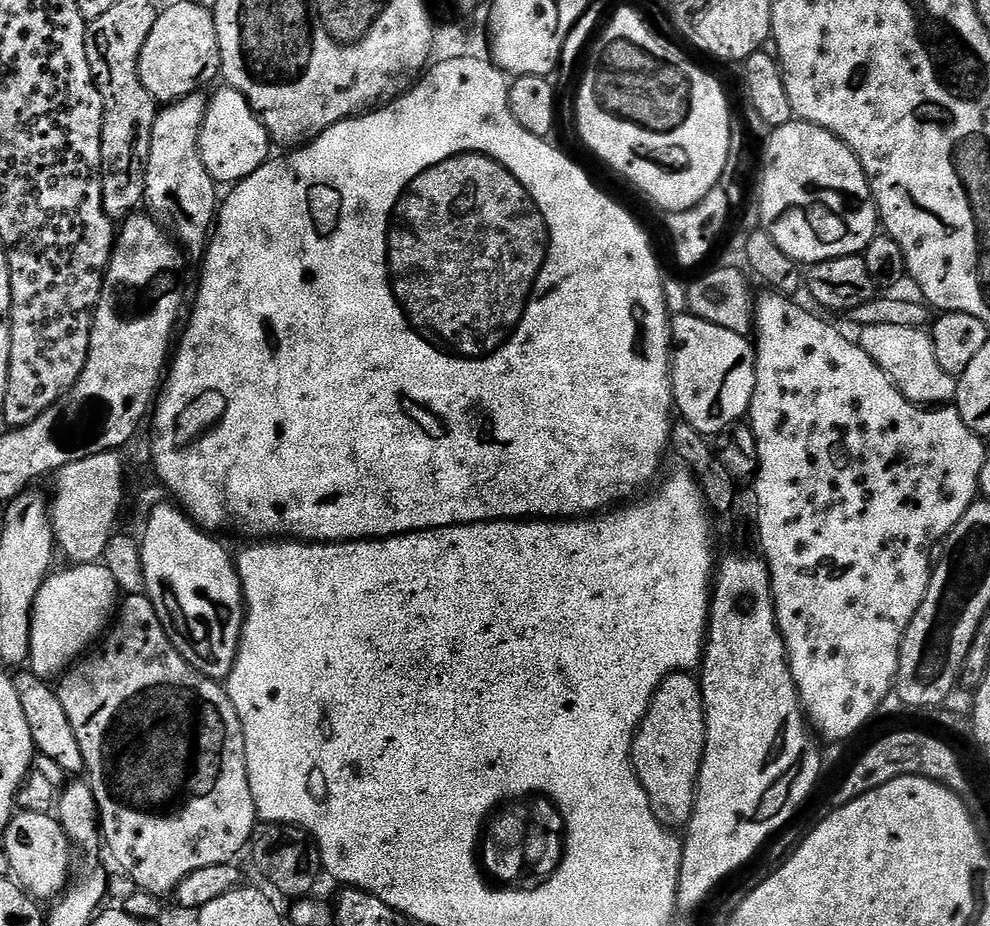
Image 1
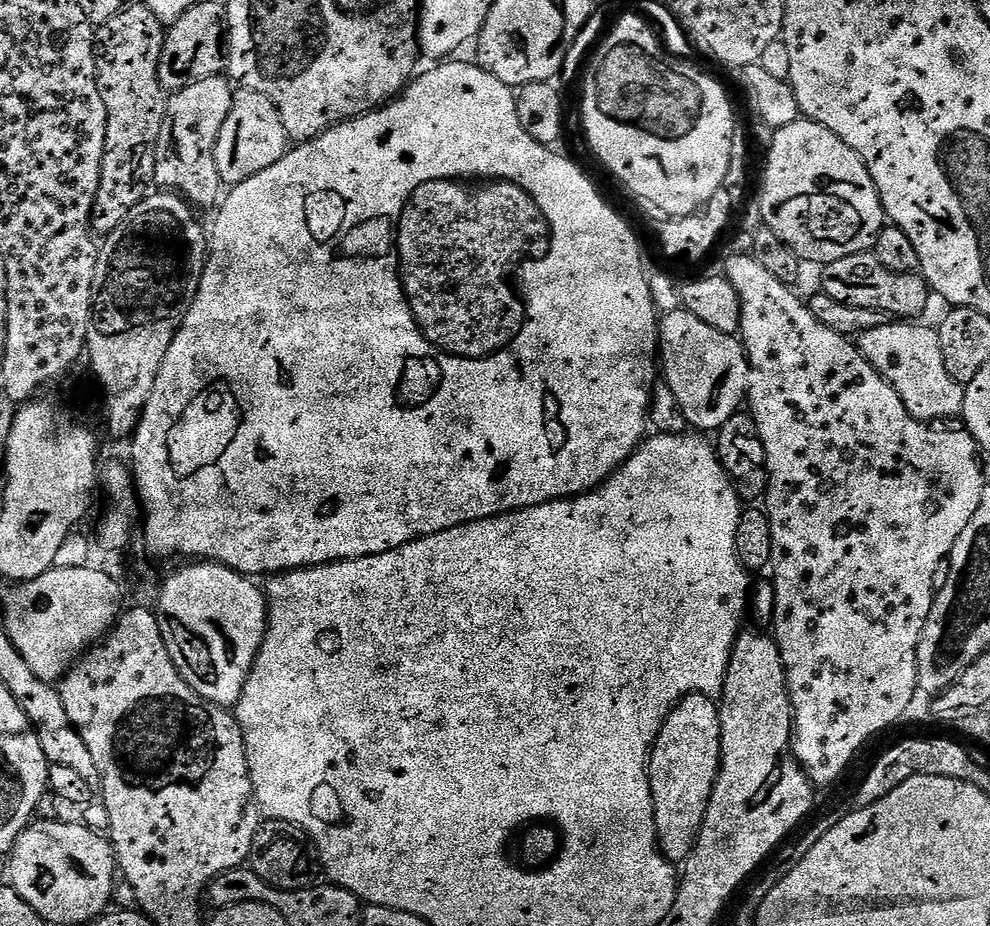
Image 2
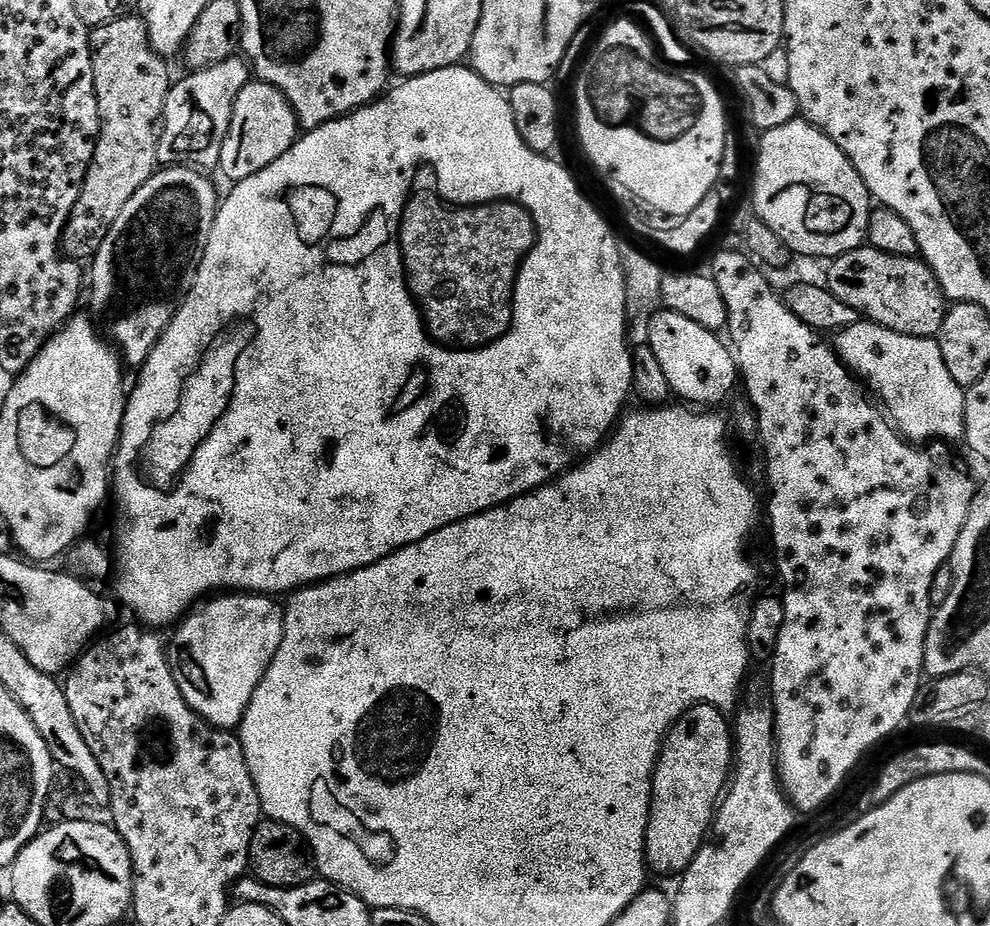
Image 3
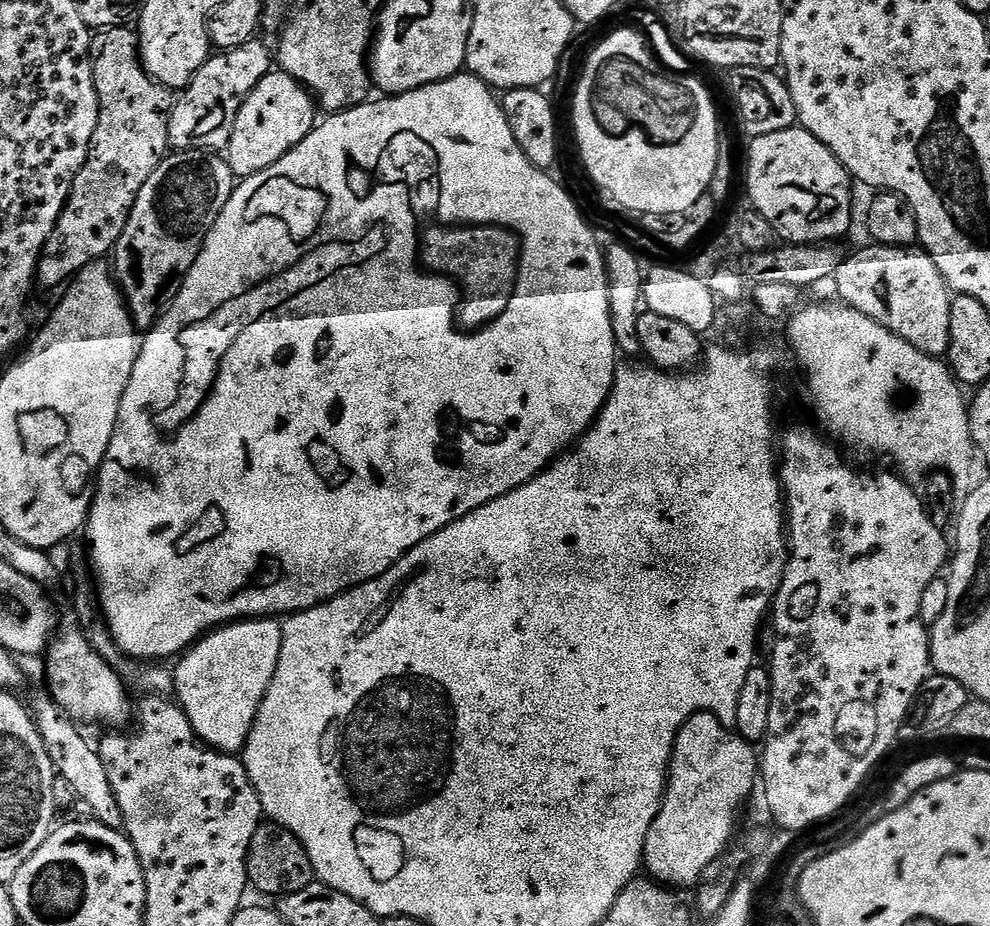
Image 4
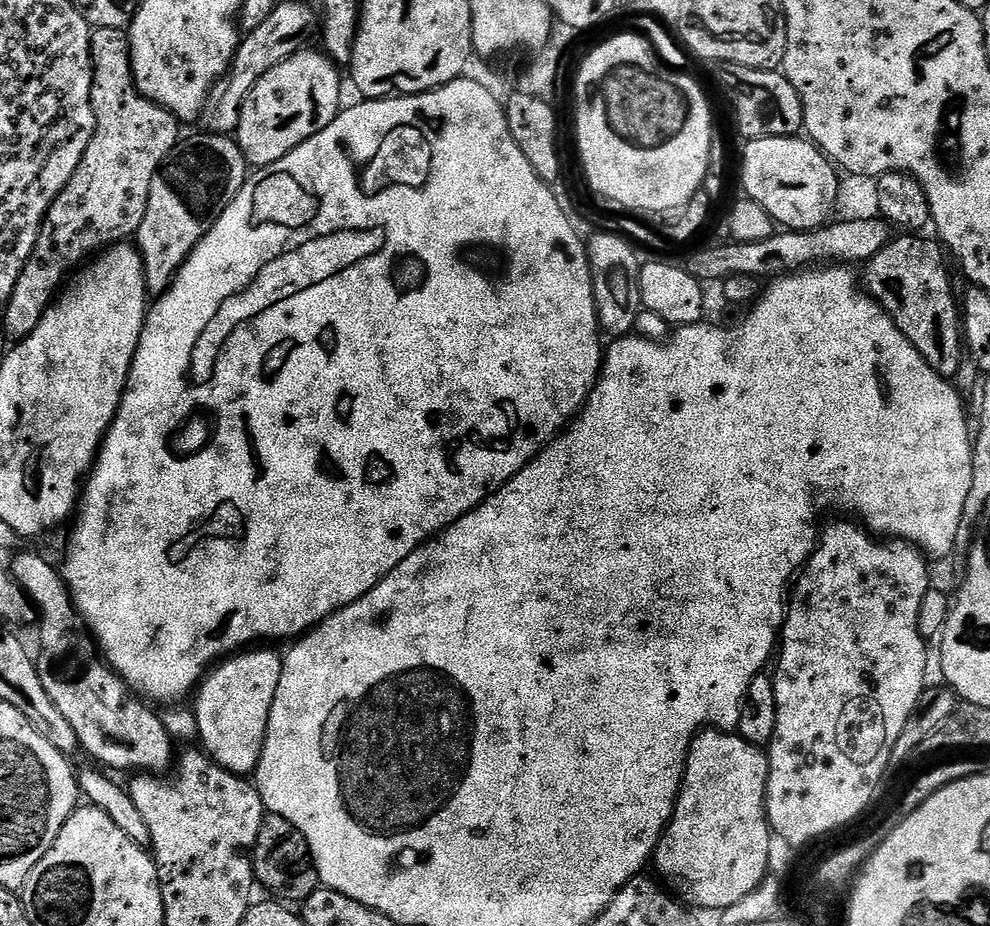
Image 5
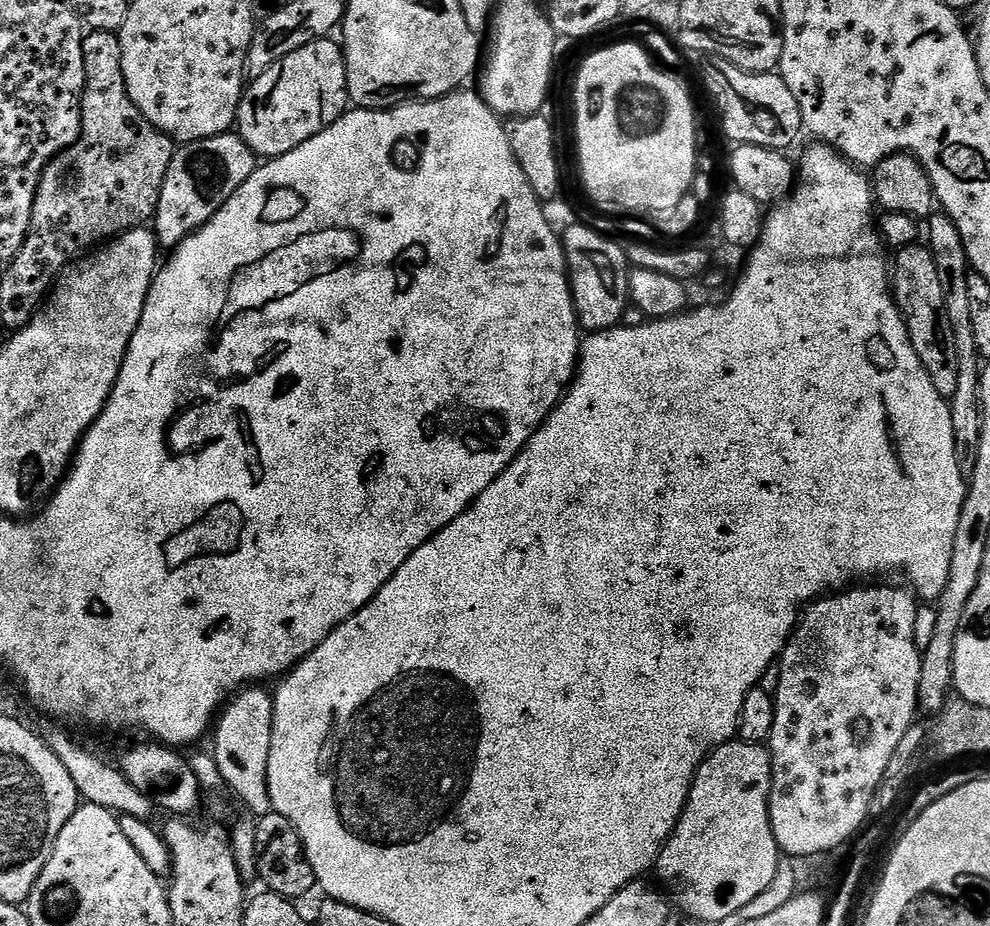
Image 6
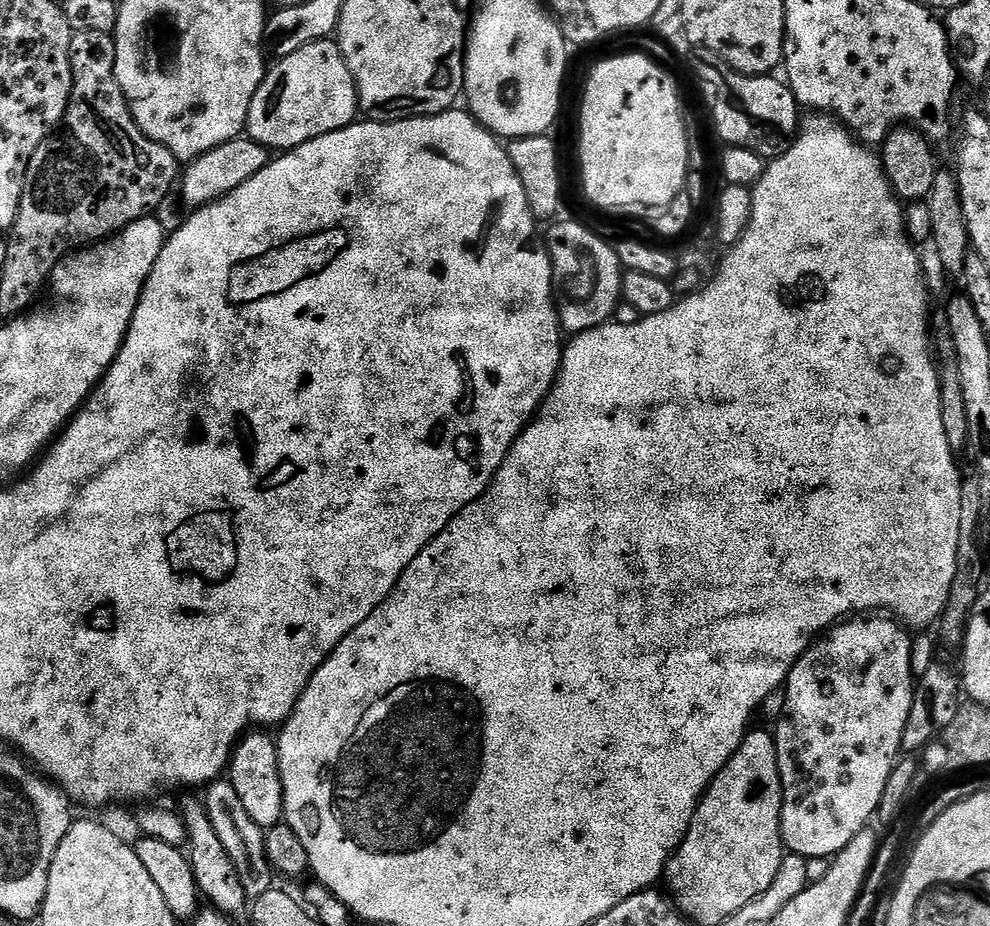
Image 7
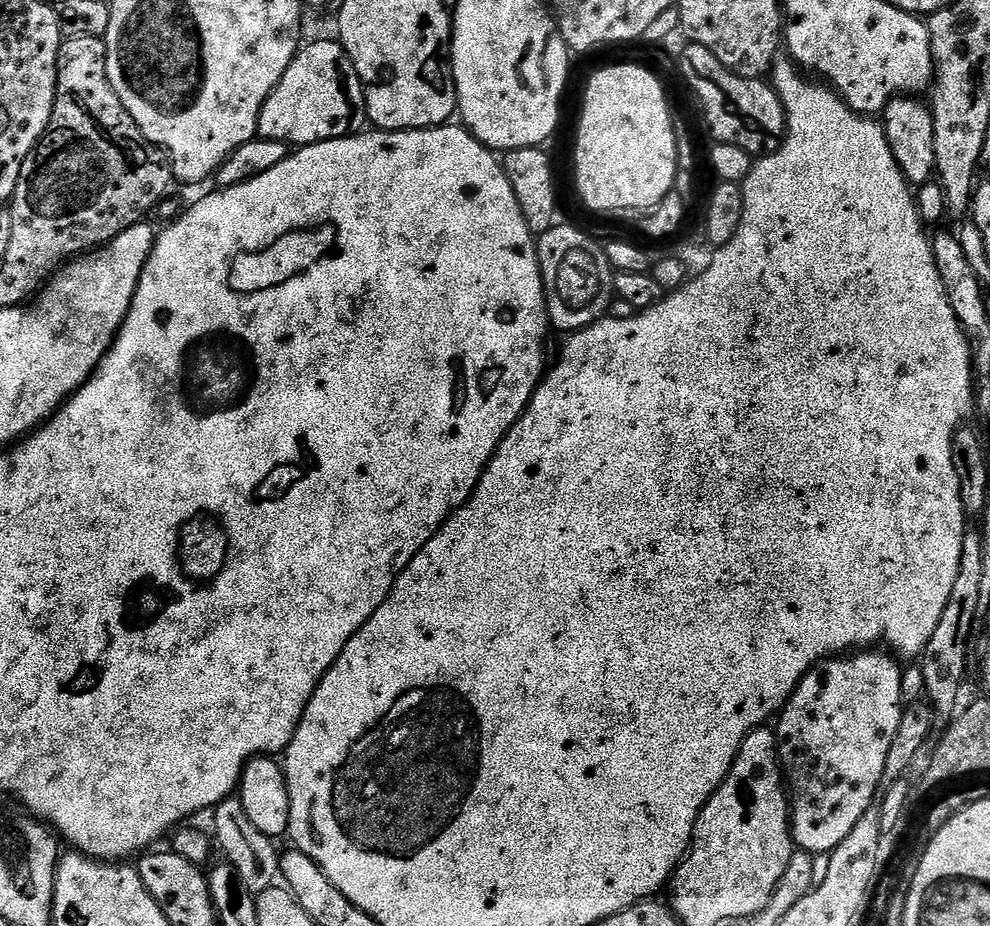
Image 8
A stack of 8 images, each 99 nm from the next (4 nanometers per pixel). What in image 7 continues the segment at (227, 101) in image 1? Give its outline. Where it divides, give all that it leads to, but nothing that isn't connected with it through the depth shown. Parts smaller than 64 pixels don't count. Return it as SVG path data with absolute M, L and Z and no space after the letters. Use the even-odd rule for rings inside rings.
M335 39L310 42L302 46L302 50L294 50L294 54L279 57L275 63L273 68L271 65L265 71L264 80L250 102L246 125L247 139L257 140L263 148L269 150L275 150L275 148L280 148L276 150L291 150L314 138L322 138L326 134L342 130L357 119L356 83Z

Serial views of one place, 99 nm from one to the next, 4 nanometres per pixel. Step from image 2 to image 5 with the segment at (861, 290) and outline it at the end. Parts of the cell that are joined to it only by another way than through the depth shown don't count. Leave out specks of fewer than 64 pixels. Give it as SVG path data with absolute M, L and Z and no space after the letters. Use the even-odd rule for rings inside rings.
M900 234L888 241L888 245L874 258L863 265L862 287L873 300L877 300L882 310L902 330L904 337L922 354L922 358L938 375L954 378L960 373L960 364L966 358L966 349L962 343L962 312L958 307L958 296L952 293L952 284L948 281L948 268L944 265L946 252L935 239L923 240L920 234Z

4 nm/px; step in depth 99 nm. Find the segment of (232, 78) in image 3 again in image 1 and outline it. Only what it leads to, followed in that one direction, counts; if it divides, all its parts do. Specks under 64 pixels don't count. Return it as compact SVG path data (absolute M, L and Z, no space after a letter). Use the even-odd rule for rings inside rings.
M183 96L157 111L144 183L147 211L171 233L187 255L189 252L196 258L203 257L218 215L218 185L200 157L200 127L208 109L208 100L202 97Z

